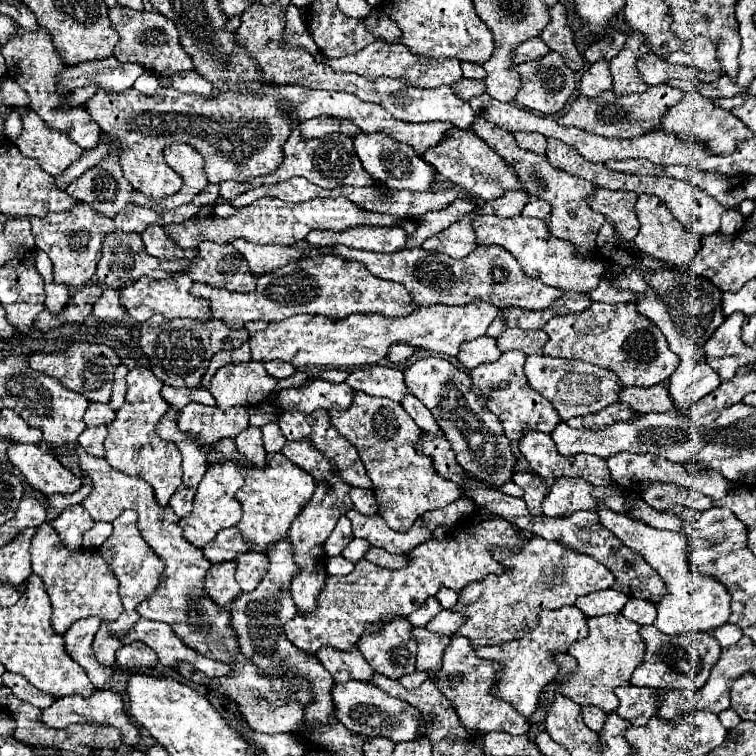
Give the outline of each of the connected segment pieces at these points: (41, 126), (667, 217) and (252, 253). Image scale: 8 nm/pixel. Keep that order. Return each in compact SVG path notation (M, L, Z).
M30 110L30 114L22 116L22 134L14 140L14 144L20 148L20 152L28 158L34 158L40 162L40 166L52 174L54 178L58 178L72 162L76 162L82 156L82 148L78 144L74 144L74 140L66 134L60 132L56 128L50 128L38 114L34 114Z
M642 194L638 196L638 204L636 204L636 212L638 212L638 220L640 220L640 232L634 238L634 244L648 256L666 260L674 266L688 266L694 258L694 254L700 250L700 236L690 232L688 228L684 228L670 212L670 208L652 194Z
M244 238L232 240L232 246L238 248L242 252L242 256L246 256L250 272L256 272L256 274L266 274L280 266L296 262L298 258L304 258L304 254L300 254L292 246L274 246L274 244L258 246Z

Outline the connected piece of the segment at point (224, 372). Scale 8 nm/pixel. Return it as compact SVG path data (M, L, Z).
M262 362L228 364L220 368L210 380L210 394L216 398L220 410L232 406L258 406L276 388L276 378L266 374Z

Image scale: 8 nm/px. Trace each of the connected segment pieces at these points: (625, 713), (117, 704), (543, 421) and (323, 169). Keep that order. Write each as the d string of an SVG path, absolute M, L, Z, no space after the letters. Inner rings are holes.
M618 686L616 696L620 700L620 706L616 710L618 716L628 720L634 726L644 726L656 712L660 704L660 696L666 690L660 688L640 688L640 686Z
M96 690L92 696L84 698L84 696L62 696L58 698L52 708L42 710L42 722L52 726L52 728L66 728L70 724L106 724L106 726L114 726L120 730L122 734L122 742L128 746L136 746L140 742L140 730L138 726L134 726L128 718L128 714L124 712L124 700L120 692L114 690Z
M506 352L496 362L480 364L470 372L472 384L480 388L486 398L486 406L500 418L504 434L510 440L520 440L524 426L550 434L560 422L560 416L558 412L554 412L554 406L542 394L528 386L528 380L524 376L524 360L526 356L522 356L522 352Z
M294 124L292 134L288 136L288 140L284 144L284 162L278 168L278 172L274 172L270 176L260 176L258 180L244 182L244 184L240 184L240 182L222 182L220 184L220 196L224 200L232 200L232 198L236 198L236 196L240 196L240 194L244 194L252 188L258 188L258 186L264 186L264 184L268 186L268 184L276 184L276 182L284 182L284 180L290 180L294 176L304 176L312 184L322 186L322 188L336 188L336 186L342 186L342 184L350 184L350 186L372 186L374 184L374 178L360 164L350 136L328 134L328 136L322 136L322 138L304 140L304 138L300 138L298 124Z

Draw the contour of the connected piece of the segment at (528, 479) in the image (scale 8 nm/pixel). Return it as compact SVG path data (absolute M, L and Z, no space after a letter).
M516 472L514 482L522 486L524 490L524 502L528 506L528 512L534 516L542 514L542 502L548 494L546 482L538 474L532 474L532 472Z

